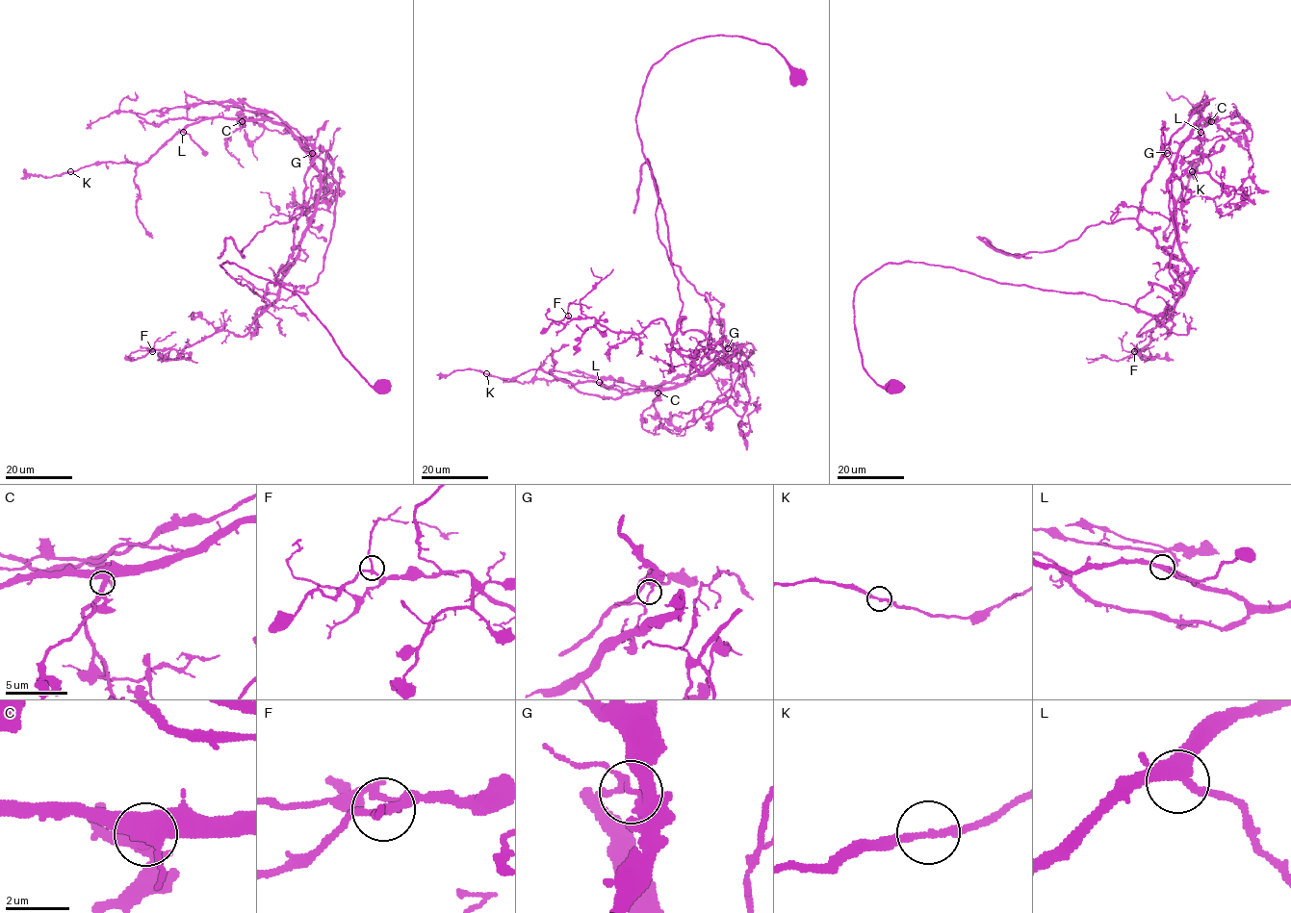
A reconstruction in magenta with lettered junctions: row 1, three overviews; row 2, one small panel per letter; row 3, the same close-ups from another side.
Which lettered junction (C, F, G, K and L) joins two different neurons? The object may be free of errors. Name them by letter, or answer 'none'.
G

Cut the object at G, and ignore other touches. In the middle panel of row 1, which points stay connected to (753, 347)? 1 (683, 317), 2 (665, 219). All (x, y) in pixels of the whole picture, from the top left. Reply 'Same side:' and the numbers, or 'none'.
Same side: 1, 2

